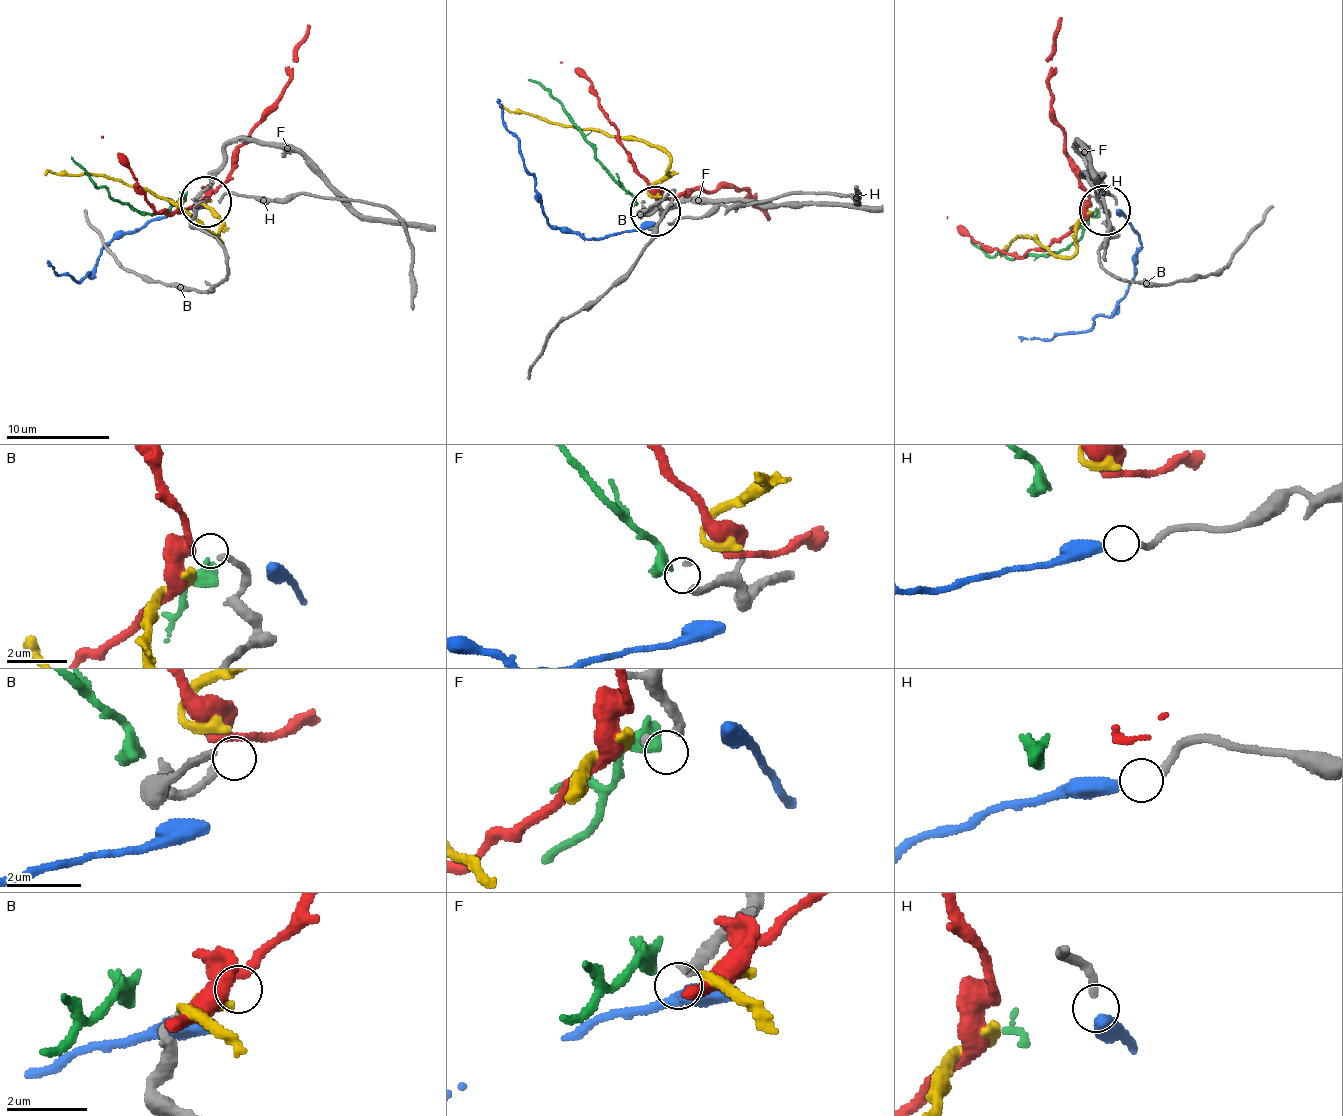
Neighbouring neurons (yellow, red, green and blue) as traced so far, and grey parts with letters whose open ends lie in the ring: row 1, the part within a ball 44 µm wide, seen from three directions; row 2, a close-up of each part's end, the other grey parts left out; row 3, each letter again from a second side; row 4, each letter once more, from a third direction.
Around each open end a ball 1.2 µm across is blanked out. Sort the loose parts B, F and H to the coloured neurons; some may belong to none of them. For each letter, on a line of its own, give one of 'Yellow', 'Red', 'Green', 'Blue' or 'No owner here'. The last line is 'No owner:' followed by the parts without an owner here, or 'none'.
B: No owner here
F: No owner here
H: Blue
No owner: B, F

